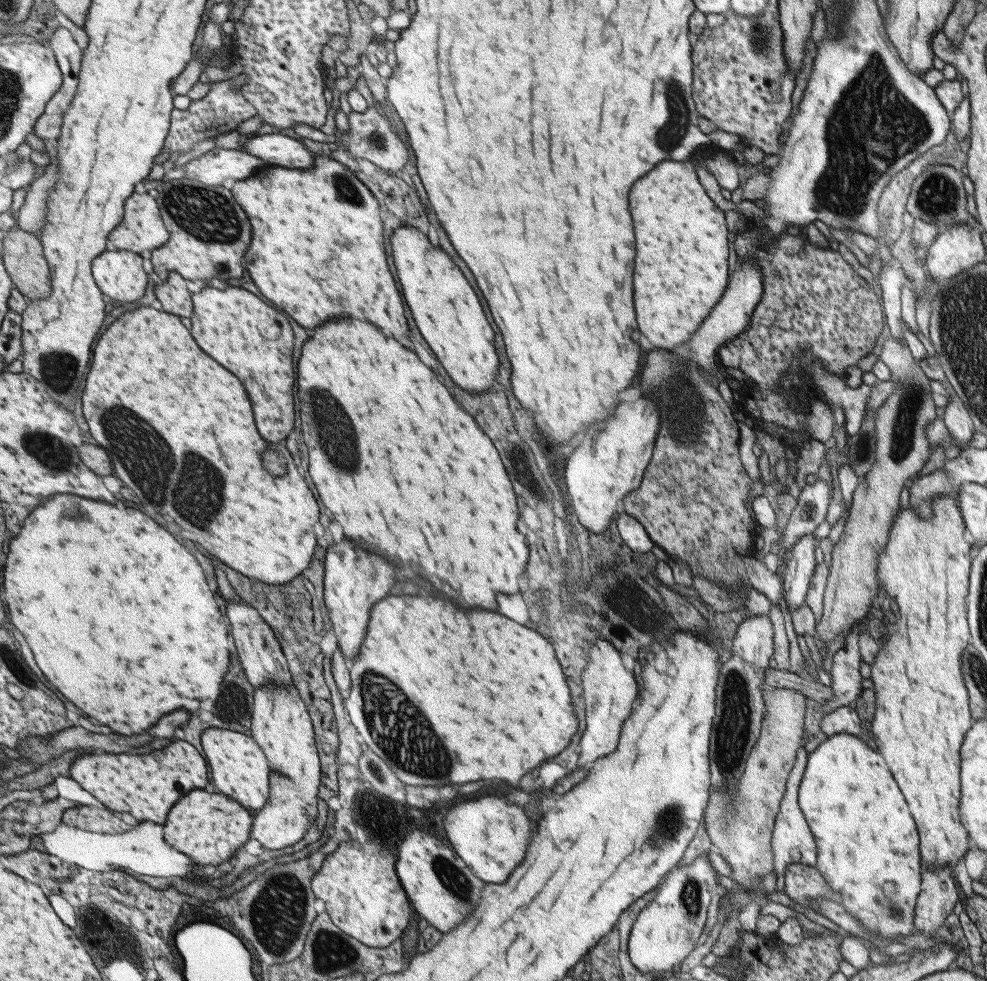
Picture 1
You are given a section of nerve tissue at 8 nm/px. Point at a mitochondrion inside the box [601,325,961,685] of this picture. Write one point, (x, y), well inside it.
(685, 400)

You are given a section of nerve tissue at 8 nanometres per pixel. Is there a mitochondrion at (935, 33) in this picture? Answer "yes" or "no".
no

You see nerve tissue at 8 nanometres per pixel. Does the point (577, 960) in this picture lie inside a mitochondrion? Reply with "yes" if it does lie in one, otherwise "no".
no

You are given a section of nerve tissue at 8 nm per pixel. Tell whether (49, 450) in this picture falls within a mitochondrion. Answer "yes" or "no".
yes

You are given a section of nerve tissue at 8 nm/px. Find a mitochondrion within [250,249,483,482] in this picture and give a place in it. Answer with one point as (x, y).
(338, 437)

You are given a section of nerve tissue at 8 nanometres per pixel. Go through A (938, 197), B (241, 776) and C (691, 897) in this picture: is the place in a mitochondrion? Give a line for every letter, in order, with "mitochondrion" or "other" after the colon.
A: mitochondrion
B: other
C: mitochondrion

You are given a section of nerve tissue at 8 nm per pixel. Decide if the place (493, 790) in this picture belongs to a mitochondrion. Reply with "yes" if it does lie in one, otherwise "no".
no

